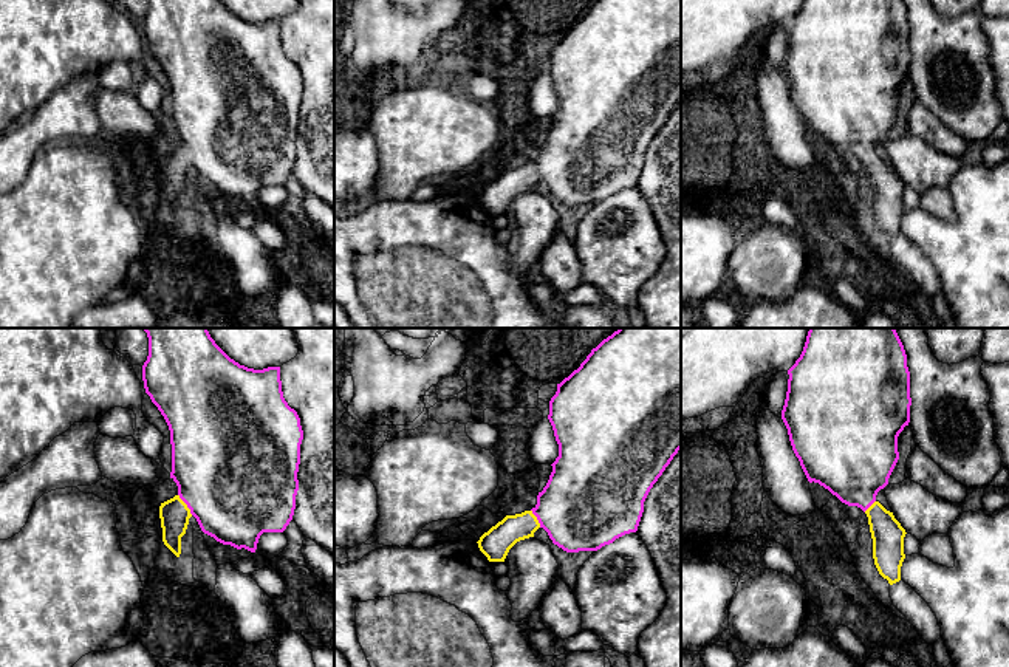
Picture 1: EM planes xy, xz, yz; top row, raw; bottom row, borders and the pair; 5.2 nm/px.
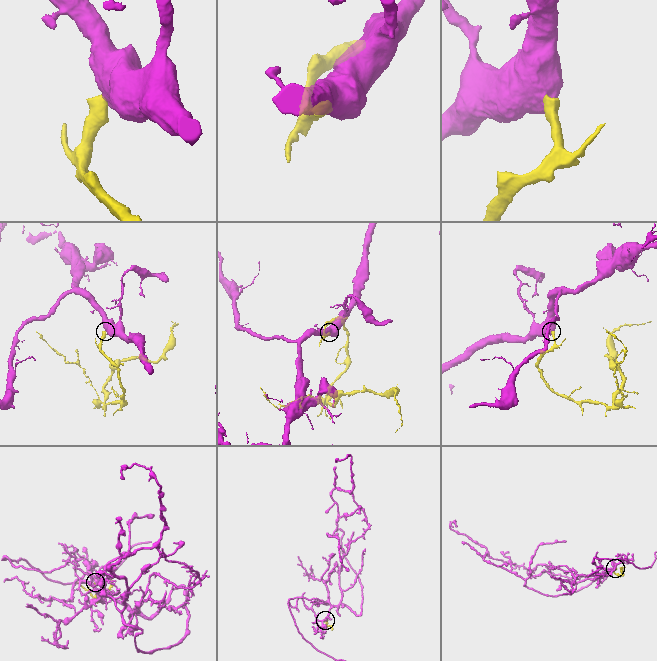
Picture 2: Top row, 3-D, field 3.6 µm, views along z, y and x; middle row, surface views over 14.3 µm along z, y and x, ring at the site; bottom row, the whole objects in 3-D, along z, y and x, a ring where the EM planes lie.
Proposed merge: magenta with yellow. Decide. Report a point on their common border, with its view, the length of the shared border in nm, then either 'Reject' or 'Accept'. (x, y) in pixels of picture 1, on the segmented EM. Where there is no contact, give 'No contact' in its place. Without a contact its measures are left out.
Touches magenta at xy (186, 503). Shared border 130 nm. Accept

